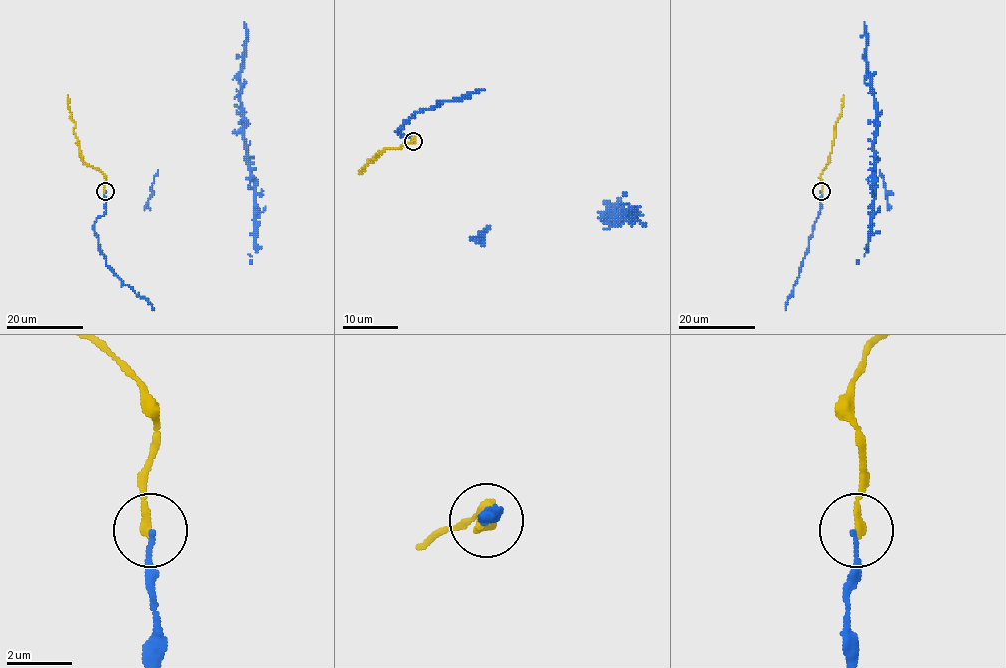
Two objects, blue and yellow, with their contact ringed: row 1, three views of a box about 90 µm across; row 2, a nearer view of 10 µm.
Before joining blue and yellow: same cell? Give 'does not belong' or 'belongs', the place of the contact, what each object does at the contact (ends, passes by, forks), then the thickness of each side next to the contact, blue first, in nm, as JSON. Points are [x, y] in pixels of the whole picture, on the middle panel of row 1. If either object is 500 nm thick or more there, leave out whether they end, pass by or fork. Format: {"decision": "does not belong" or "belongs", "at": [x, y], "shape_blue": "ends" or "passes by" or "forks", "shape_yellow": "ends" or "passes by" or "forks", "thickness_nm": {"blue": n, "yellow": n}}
{"decision": "belongs", "at": [413, 141], "shape_blue": "ends", "shape_yellow": "ends", "thickness_nm": {"blue": 130, "yellow": 240}}

